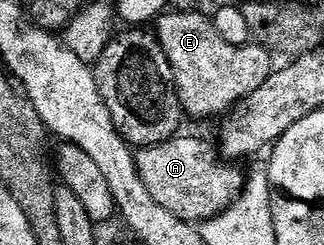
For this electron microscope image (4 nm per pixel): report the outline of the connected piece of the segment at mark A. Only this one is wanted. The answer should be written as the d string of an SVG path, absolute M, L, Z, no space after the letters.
M180 134L172 140L139 148L135 152L135 165L157 206L165 206L169 214L177 214L186 224L198 225L213 219L243 192L244 169L222 159L216 145L199 136Z

